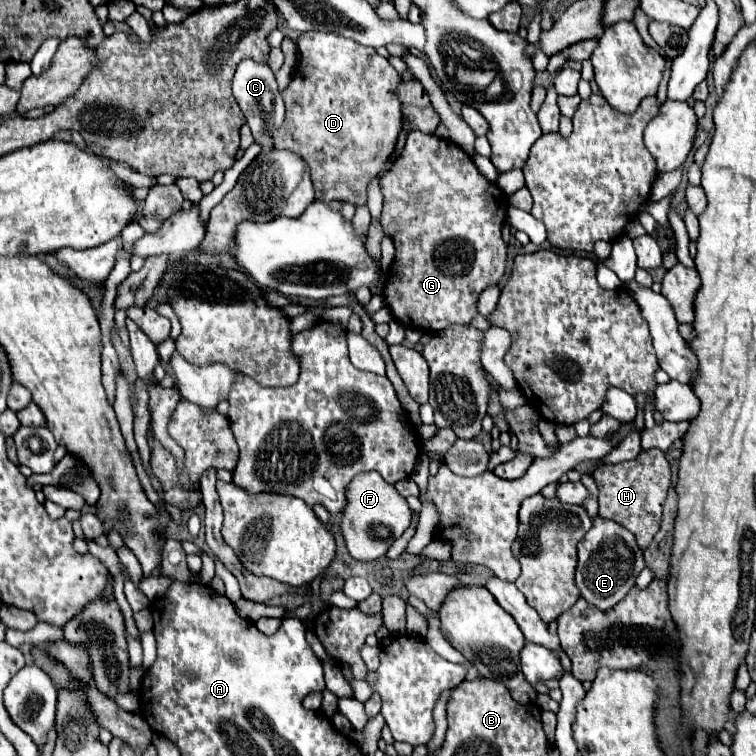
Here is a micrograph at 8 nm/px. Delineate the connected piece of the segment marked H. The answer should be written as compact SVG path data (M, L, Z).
M658 448L642 450L638 458L612 464L612 466L600 466L592 472L592 478L596 480L596 486L600 490L598 502L600 502L600 518L614 520L626 530L630 530L636 536L638 546L644 550L654 534L660 528L660 516L662 516L662 504L666 500L666 492L670 486L670 464L664 458L664 452Z

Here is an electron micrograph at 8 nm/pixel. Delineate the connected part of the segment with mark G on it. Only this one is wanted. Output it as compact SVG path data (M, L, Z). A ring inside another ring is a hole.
M418 130L408 134L406 146L394 170L380 176L380 186L384 194L380 222L384 234L392 238L396 248L382 298L394 320L398 320L404 328L424 332L440 332L450 324L468 324L476 316L476 300L480 292L492 284L498 284L504 276L506 244L500 230L508 210L506 194L476 170L472 158L464 154L460 146Z

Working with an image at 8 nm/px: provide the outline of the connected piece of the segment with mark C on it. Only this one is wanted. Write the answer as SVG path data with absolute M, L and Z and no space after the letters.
M246 58L236 68L236 74L234 74L234 80L232 80L232 92L234 92L238 106L242 108L244 116L246 116L246 124L250 126L254 140L258 144L262 144L264 150L270 150L276 126L280 126L282 120L284 120L284 102L280 98L280 90L278 90L274 72L270 70L268 64Z

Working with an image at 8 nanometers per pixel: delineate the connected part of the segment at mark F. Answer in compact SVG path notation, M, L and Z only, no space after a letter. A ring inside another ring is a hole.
M364 472L358 474L350 484L348 484L348 506L344 508L344 516L340 522L340 532L342 538L346 542L348 552L352 554L352 558L356 560L378 560L386 554L386 550L390 548L390 544L402 536L402 532L410 526L412 520L412 512L406 504L406 498L402 498L396 488L392 484L388 484L380 474L376 472ZM376 524L382 524L388 528L390 536L388 540L378 540L372 536L372 530Z

